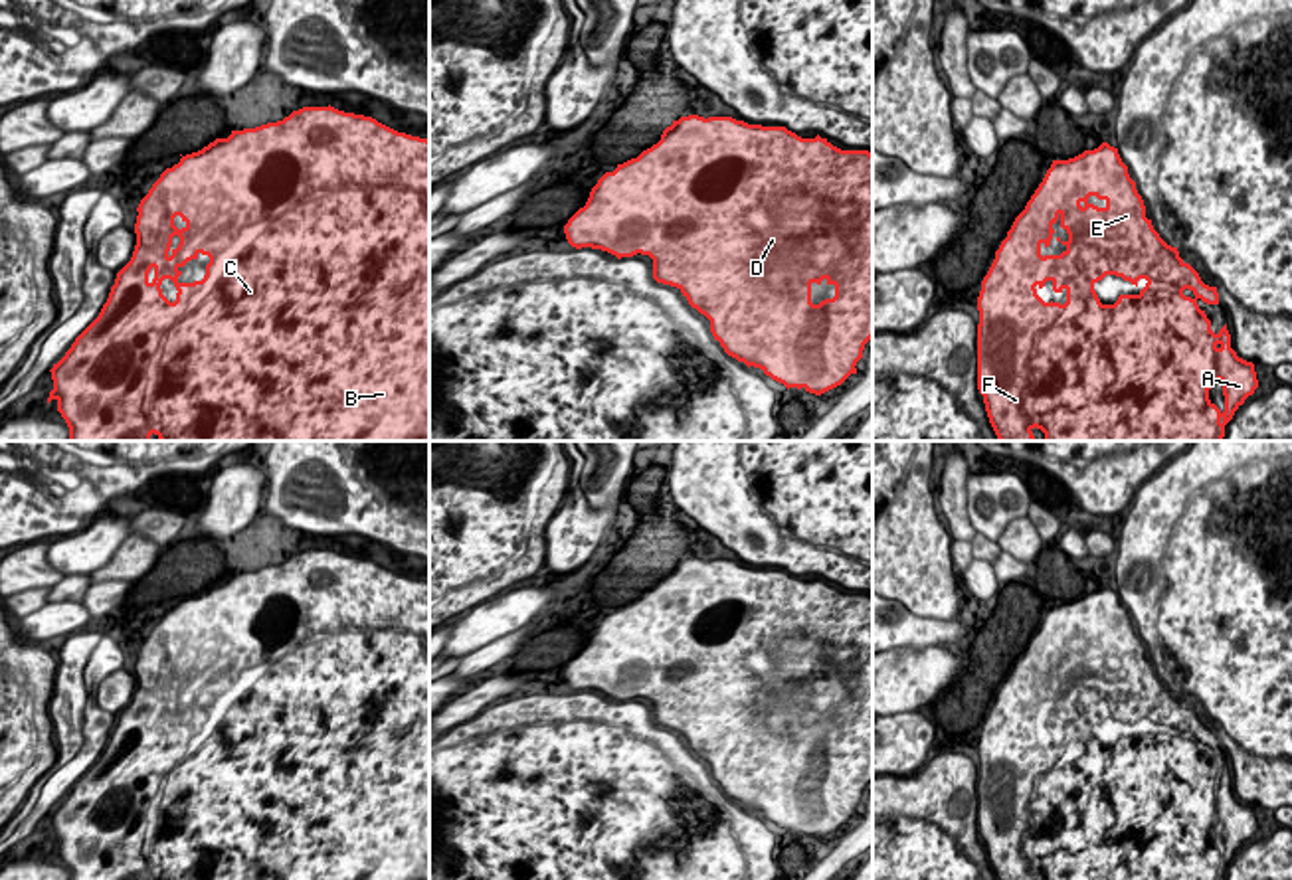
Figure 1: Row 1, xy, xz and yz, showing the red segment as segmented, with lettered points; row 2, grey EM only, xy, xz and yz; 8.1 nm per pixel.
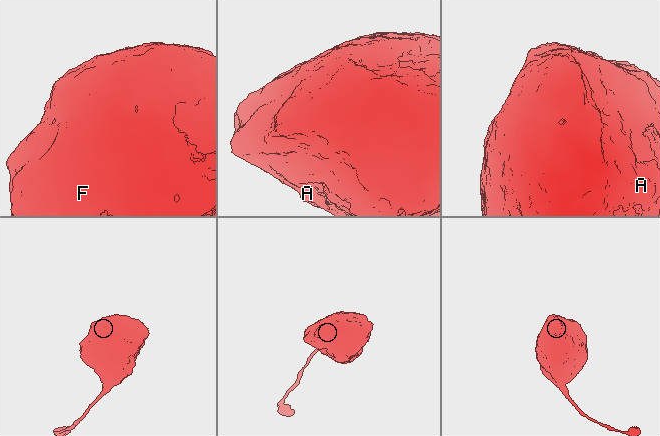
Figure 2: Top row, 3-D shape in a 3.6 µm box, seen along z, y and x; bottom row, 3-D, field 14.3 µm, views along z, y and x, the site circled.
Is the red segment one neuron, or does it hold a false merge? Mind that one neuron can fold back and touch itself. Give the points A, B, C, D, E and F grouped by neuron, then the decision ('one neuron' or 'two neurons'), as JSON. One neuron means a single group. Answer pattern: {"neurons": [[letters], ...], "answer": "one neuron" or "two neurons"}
{"neurons": [["A", "B", "C", "D", "F"], ["E"]], "answer": "two neurons"}

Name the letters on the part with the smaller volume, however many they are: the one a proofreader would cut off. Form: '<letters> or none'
E

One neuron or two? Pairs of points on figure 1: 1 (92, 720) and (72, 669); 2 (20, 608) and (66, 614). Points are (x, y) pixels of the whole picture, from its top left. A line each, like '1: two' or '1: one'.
1: two
2: two

